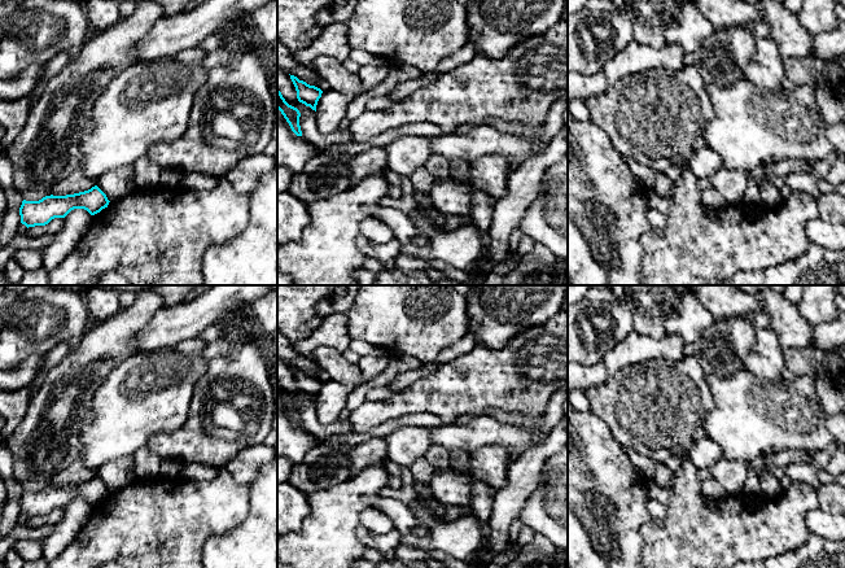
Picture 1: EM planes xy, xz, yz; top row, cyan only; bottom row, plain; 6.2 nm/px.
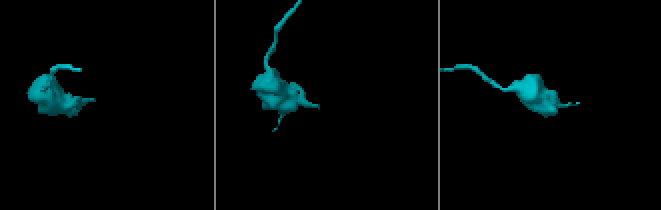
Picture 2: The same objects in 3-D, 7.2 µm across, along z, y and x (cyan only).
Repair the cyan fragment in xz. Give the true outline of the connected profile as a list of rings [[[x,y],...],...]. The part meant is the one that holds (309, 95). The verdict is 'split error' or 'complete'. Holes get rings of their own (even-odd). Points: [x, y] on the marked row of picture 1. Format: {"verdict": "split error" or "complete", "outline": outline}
{"verdict": "complete", "outline": [[[290,75],[290,79],[295,87],[298,101],[316,112],[316,105],[323,91],[315,86],[307,84],[303,80],[299,80],[294,75]]]}

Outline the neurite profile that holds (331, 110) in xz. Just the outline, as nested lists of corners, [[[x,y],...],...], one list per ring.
[[[332,88],[323,91],[316,105],[316,126],[323,136],[328,136],[341,128],[351,100]]]

